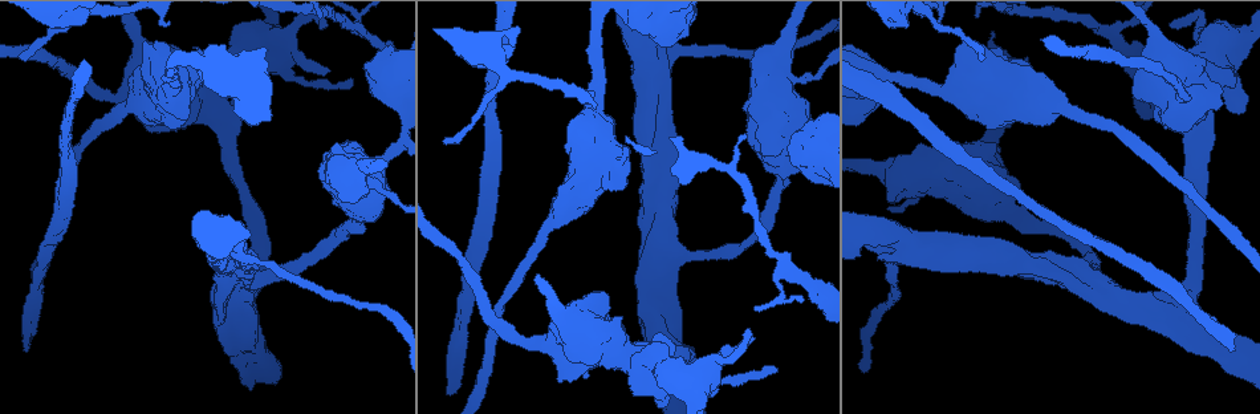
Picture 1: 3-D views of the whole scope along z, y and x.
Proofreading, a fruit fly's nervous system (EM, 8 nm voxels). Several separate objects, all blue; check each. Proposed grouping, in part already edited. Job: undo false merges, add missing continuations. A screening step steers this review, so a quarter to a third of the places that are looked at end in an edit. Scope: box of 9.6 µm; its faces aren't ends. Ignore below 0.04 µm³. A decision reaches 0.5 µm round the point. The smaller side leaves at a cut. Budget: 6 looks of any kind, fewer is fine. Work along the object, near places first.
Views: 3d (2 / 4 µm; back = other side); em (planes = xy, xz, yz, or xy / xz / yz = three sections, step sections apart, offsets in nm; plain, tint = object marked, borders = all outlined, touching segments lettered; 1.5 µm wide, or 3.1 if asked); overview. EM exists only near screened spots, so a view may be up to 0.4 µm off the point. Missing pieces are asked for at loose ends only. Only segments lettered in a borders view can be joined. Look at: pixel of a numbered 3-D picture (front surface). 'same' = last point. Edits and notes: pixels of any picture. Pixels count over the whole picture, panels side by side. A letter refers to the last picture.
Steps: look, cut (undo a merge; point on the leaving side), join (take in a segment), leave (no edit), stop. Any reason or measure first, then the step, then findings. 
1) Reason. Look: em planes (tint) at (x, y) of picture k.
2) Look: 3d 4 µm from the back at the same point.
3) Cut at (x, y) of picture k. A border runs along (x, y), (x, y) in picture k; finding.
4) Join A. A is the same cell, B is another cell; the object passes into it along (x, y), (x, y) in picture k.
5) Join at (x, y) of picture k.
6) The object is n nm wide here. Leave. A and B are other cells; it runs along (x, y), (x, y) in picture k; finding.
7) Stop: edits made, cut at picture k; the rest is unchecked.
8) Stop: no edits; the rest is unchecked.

An open end. Look: 3d 4 µm at (983, 55) of picture 1.

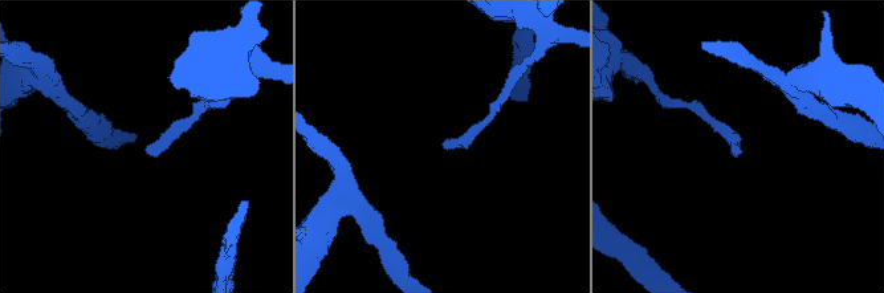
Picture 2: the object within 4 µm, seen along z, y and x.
Look: em xy step 8 (tint) at (735, 151) of picture 2.

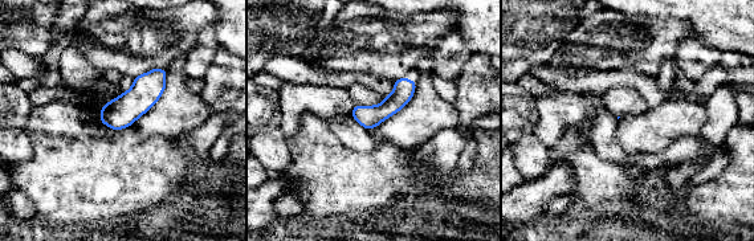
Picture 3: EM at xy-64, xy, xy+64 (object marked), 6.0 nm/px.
Look: em planes (borders) at the same point.

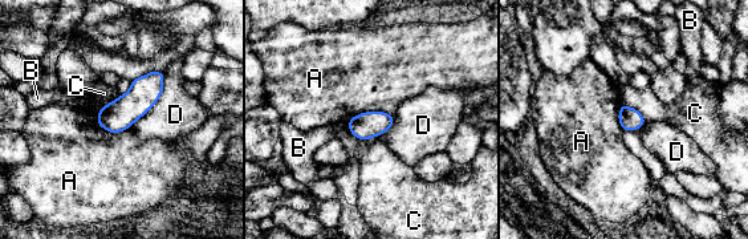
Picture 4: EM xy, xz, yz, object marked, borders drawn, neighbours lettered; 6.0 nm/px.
Leave. A, B, C and D are other cells; none of them fits.

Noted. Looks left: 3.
Sudden change in width. Look: 3d 4 µm at (138, 53) of picture 1.

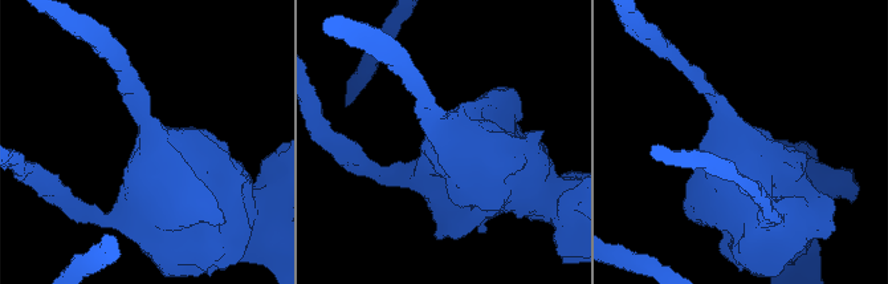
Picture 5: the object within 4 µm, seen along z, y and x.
Look: em xz step 8 (tint) at (450, 137) of picture 5.

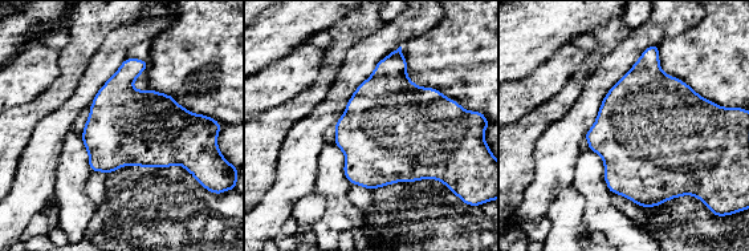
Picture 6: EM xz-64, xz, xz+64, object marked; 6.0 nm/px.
Look: em planes (borders) at the same point.

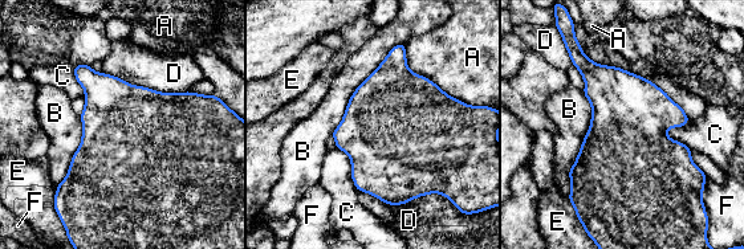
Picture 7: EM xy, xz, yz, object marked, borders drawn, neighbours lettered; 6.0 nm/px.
The object is 500 nm wide here. Leave. A, B, C, D, E and F are other cells; one neuron here.

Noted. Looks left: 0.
Stop: no edits; the rest is unchecked.

